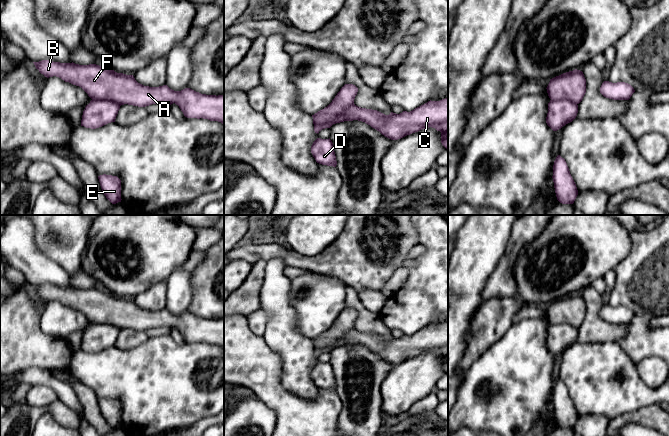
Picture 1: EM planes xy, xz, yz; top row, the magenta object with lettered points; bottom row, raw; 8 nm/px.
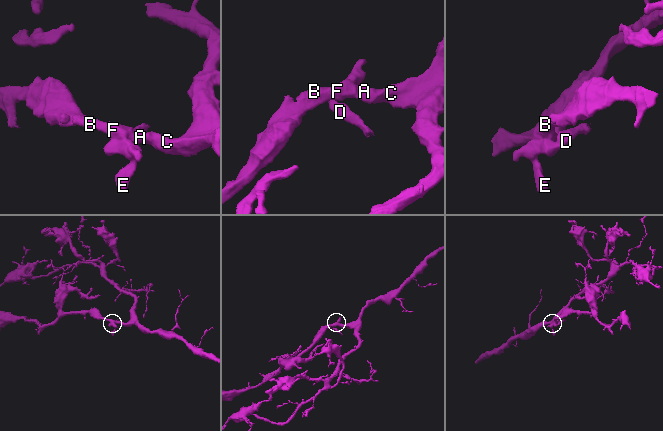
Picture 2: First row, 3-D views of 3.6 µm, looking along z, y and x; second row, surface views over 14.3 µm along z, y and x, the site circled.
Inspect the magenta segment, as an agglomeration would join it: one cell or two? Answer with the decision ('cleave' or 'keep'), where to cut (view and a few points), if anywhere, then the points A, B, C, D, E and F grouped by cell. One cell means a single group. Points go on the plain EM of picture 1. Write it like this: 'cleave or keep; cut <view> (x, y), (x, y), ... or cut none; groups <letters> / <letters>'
keep; cut none; groups A B C D E F

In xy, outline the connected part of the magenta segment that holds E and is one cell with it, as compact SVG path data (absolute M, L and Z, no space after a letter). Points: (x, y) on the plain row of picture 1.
M106 398L98 400L98 403L106 422L112 428L121 426L121 404L117 400Z

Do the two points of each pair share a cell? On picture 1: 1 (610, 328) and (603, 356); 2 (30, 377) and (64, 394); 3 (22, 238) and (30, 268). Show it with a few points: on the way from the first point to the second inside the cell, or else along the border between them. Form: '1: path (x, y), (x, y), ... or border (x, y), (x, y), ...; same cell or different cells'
1: border (616, 341), (588, 342), (584, 344); different cells
2: path (38, 377), (44, 377), (56, 386); same cell
3: path (22, 245), (22, 253), (30, 261); same cell

